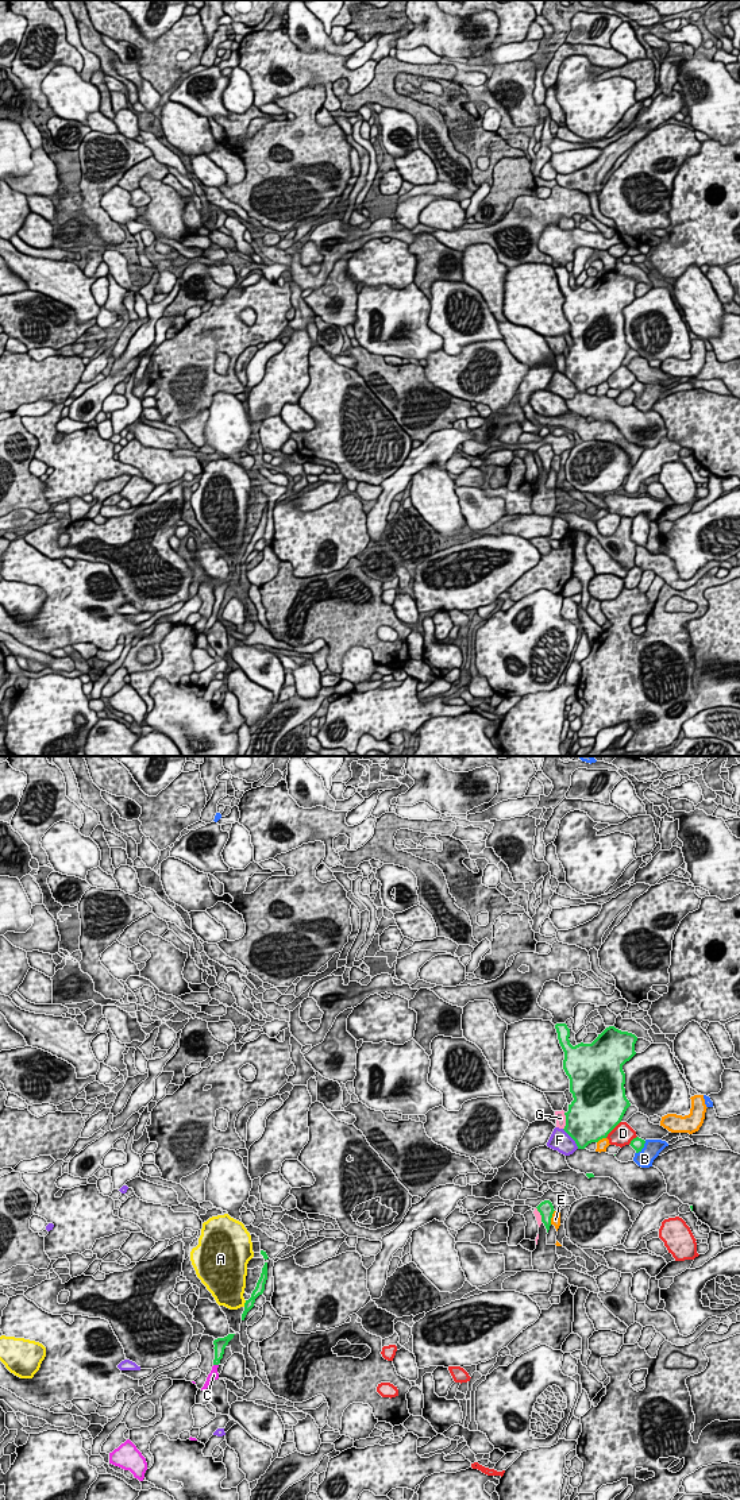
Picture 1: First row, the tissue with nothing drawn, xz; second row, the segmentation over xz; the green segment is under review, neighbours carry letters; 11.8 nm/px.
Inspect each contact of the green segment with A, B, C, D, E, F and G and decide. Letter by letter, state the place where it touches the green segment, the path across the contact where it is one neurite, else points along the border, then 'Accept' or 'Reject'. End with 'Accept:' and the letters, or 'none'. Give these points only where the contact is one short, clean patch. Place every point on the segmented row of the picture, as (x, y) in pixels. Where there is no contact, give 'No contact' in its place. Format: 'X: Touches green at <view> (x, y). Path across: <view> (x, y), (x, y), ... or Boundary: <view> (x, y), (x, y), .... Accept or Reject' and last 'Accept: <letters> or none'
A: Touches green at xz (245, 1303). Reject
B: Touches green at xz (642, 1148). Reject
C: Touches green at xz (216, 1364). Path across: xz (220, 1344), (216, 1364), (214, 1375). Accept
D: Touches green at xz (613, 1128). Reject
E: Touches green at xz (551, 1217). Reject
F: Touches green at xz (571, 1137). Reject
G: Touches green at xz (566, 1121). Reject
Accept: C

